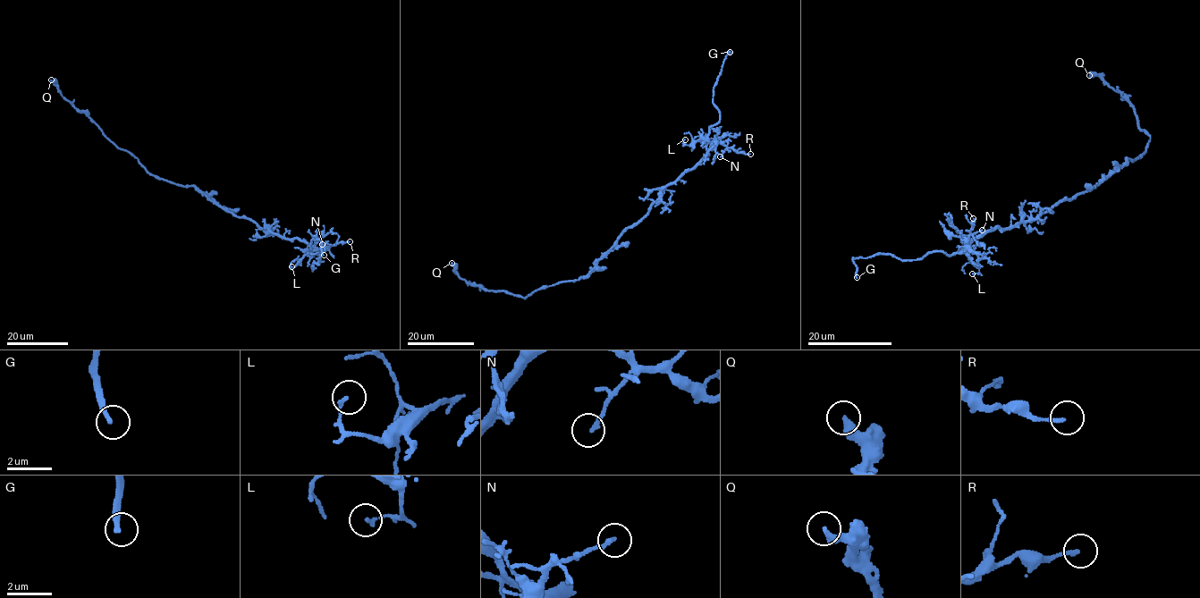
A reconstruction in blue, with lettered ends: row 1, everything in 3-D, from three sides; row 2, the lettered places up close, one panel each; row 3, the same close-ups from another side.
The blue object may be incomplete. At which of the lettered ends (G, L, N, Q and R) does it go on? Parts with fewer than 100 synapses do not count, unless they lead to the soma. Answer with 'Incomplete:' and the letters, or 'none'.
Incomplete: G

